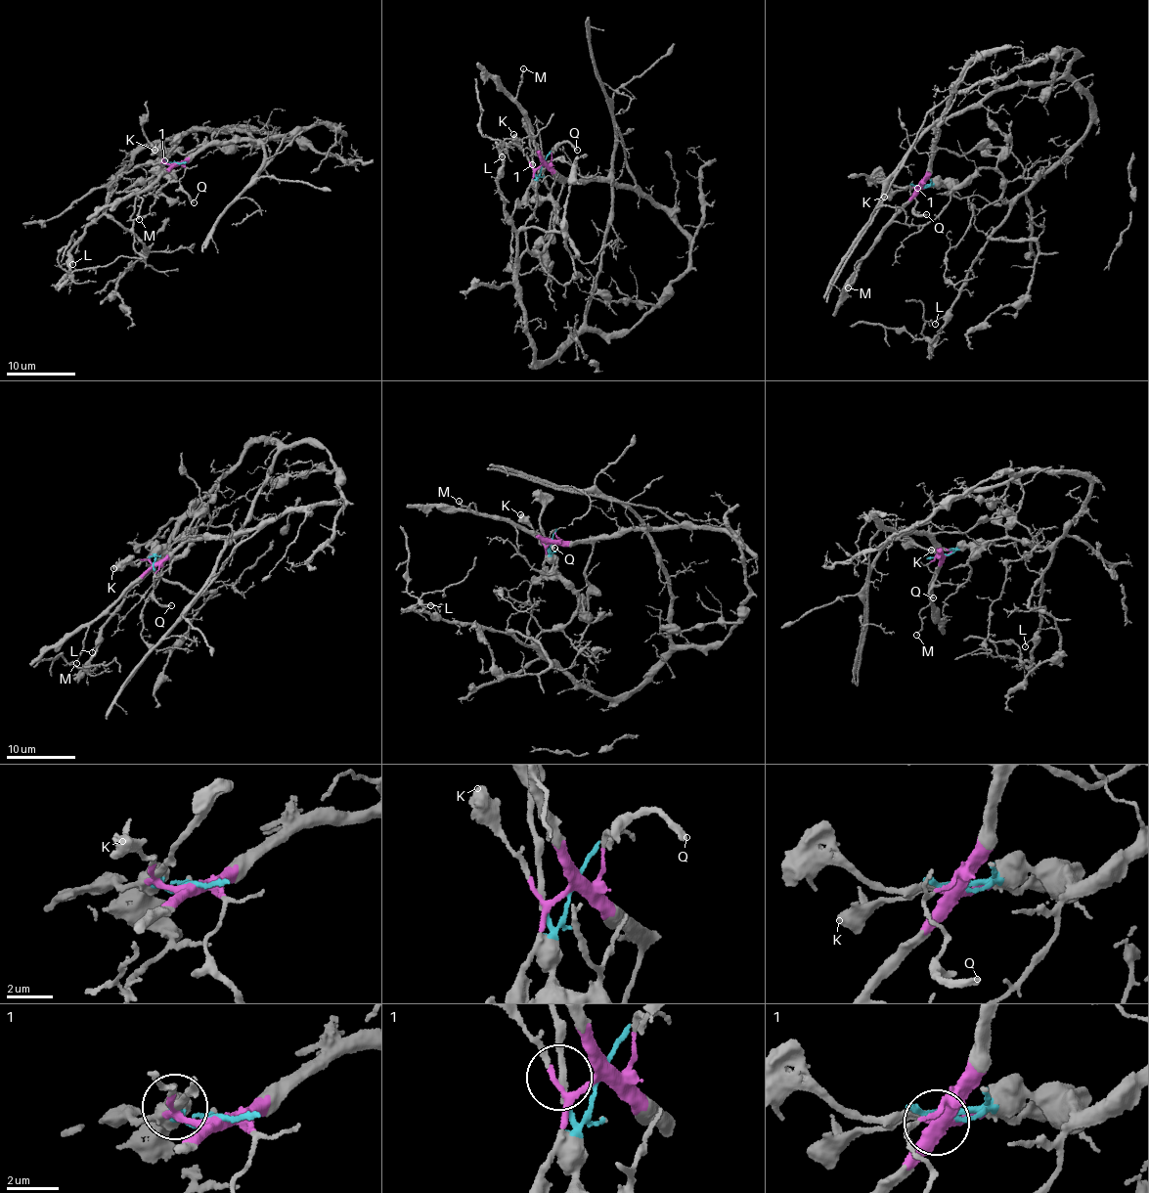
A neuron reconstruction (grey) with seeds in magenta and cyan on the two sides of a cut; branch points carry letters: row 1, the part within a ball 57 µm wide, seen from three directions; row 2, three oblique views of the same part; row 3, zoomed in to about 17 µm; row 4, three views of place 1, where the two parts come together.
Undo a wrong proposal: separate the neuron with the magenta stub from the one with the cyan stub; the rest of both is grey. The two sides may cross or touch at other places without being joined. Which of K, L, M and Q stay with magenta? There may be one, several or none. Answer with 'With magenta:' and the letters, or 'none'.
With magenta: K, M, Q

